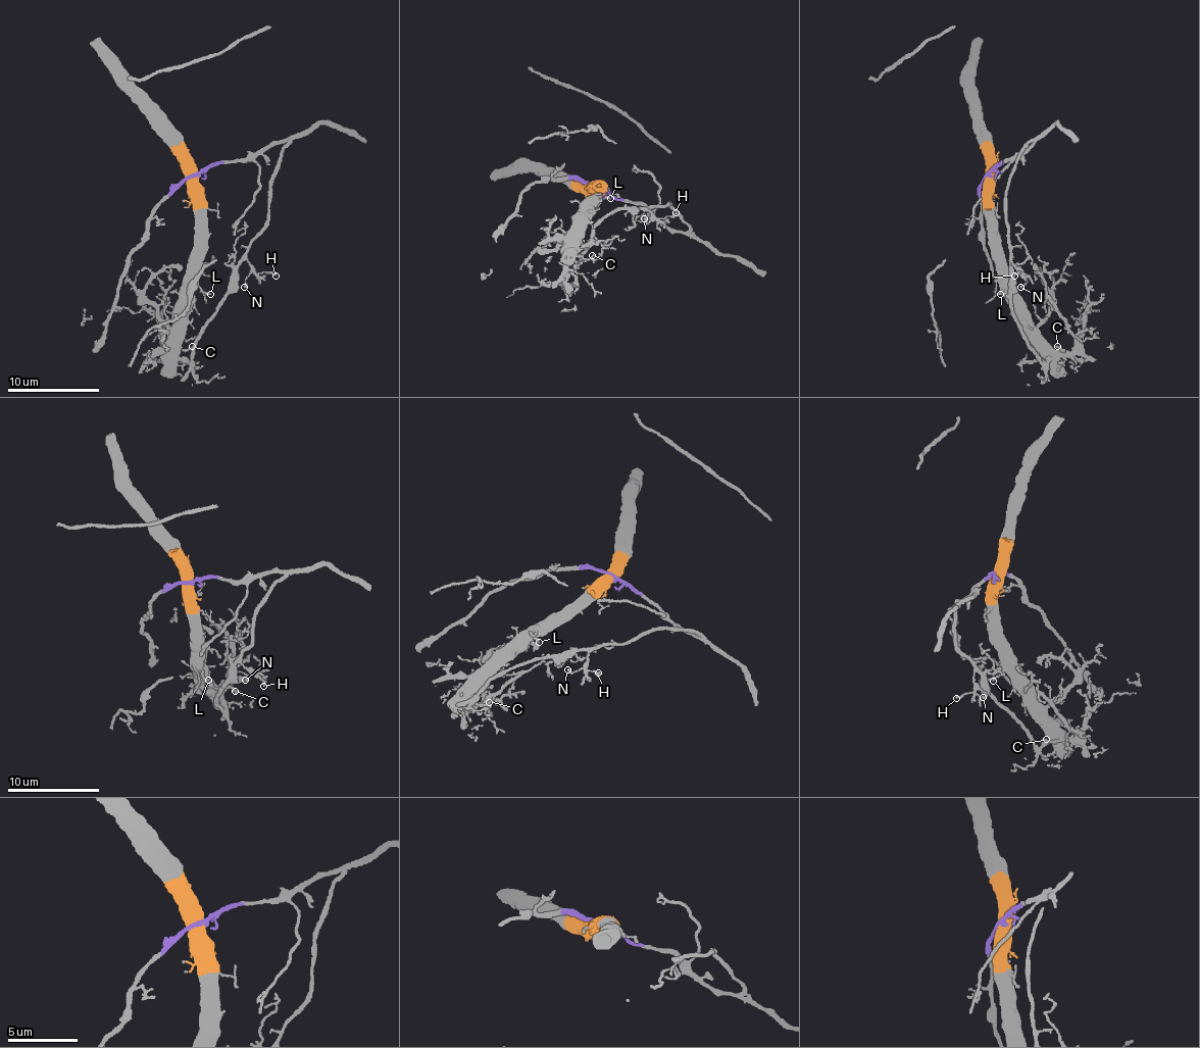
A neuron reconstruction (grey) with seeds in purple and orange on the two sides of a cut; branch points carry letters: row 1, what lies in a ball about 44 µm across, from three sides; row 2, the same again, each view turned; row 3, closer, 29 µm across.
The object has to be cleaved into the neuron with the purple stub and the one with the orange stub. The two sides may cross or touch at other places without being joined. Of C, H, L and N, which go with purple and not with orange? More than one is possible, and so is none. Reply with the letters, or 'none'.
H, N

